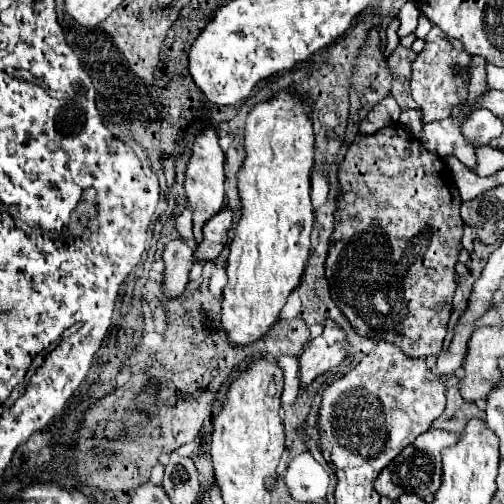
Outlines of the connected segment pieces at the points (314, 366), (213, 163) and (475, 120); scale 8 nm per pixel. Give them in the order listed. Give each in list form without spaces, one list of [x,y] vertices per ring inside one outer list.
[[[334,320],[324,322],[324,332],[308,342],[308,346],[302,350],[298,364],[300,364],[300,388],[310,384],[316,376],[324,374],[330,368],[336,368],[344,358],[344,346],[346,346],[346,334],[338,328]]]
[[[204,126],[192,144],[192,154],[186,166],[186,180],[184,180],[184,190],[192,208],[192,220],[194,220],[194,238],[196,242],[202,240],[202,226],[206,220],[210,220],[214,214],[218,214],[224,208],[224,170],[222,170],[222,162],[224,162],[224,152],[218,146],[218,134],[214,126]]]
[[[474,110],[462,124],[462,134],[474,146],[486,146],[492,138],[498,138],[502,130],[502,120],[490,110]]]

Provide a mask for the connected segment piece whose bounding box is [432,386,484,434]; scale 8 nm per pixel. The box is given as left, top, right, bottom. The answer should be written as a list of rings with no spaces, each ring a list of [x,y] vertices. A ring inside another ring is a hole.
[[[452,386],[452,388],[446,390],[446,408],[432,422],[432,428],[440,428],[440,430],[448,430],[448,432],[460,434],[470,418],[482,418],[482,414],[484,412],[474,402],[464,400],[460,396],[458,388]]]

